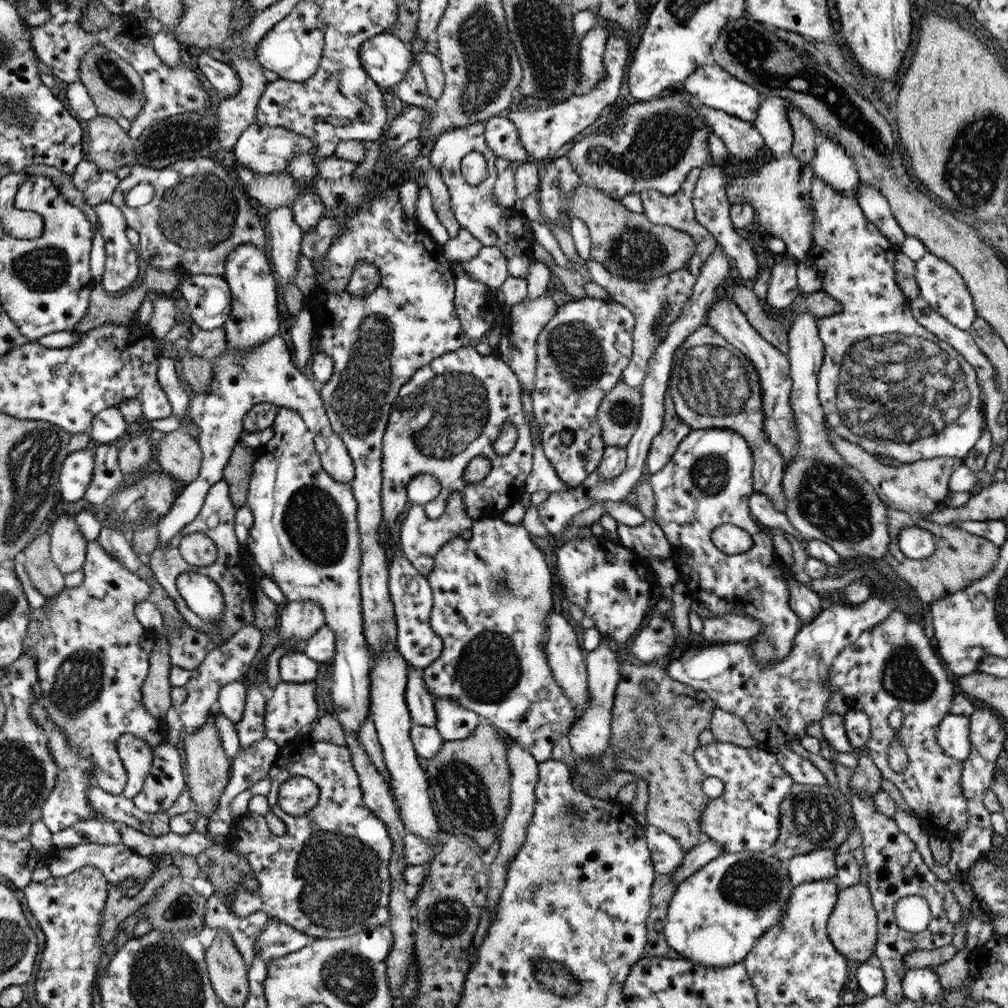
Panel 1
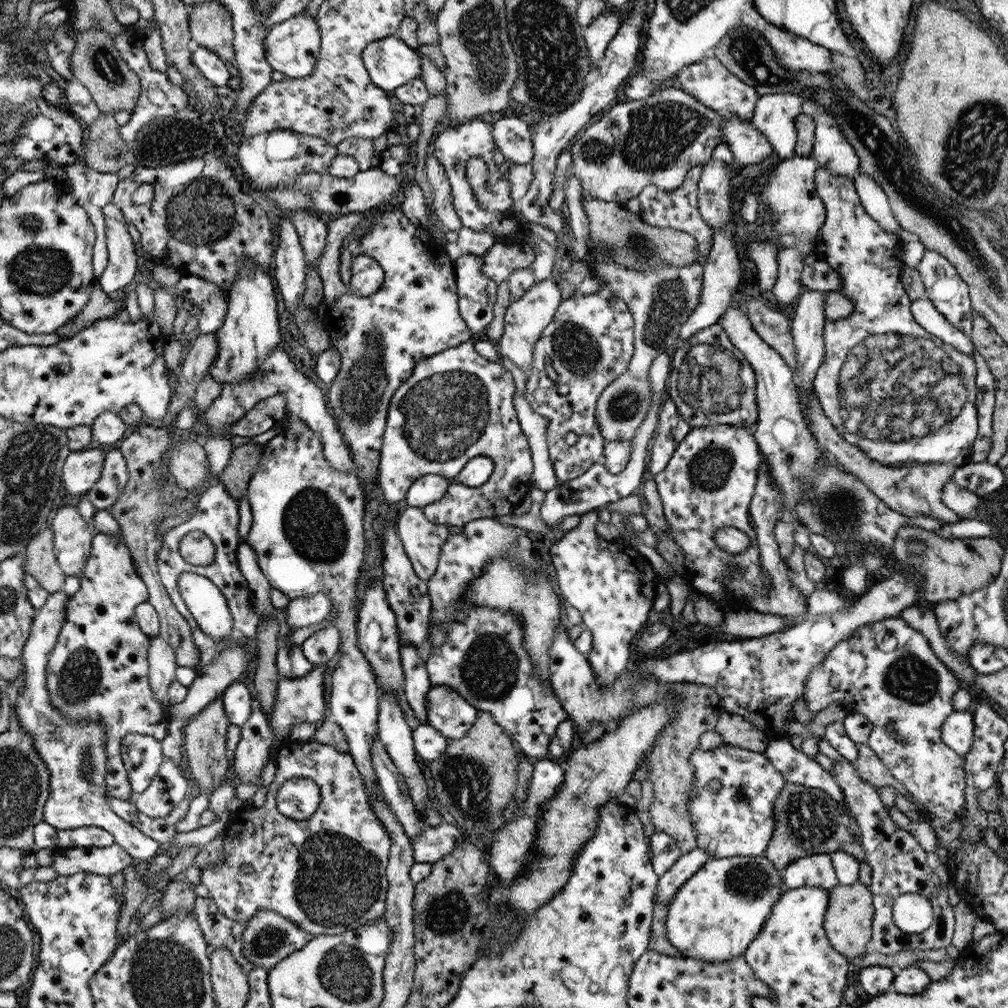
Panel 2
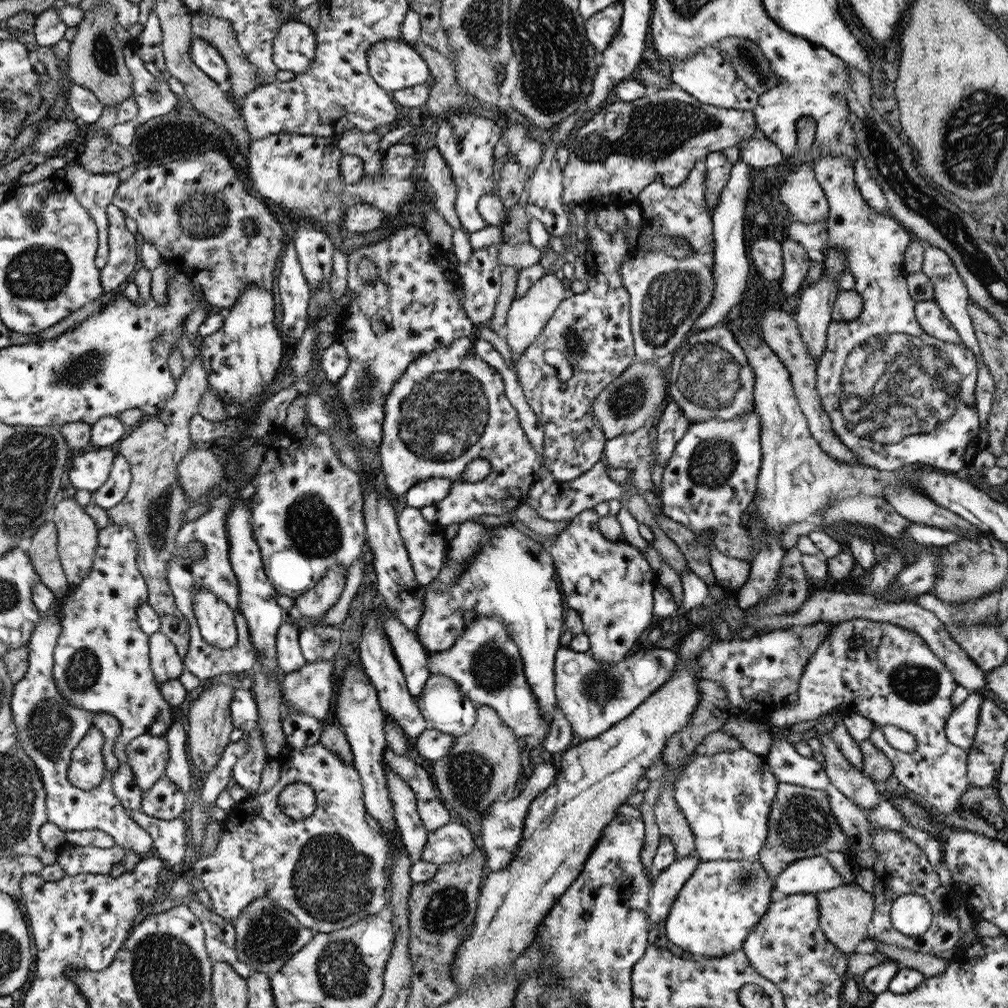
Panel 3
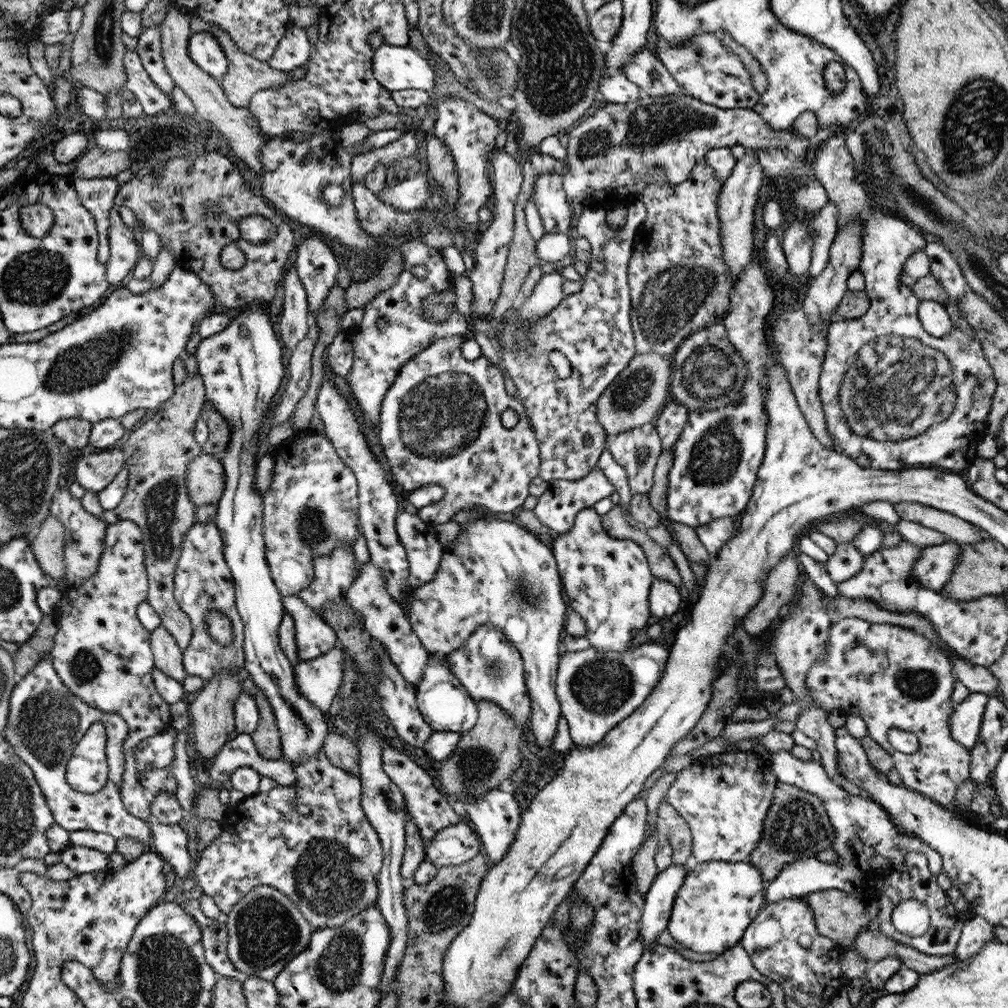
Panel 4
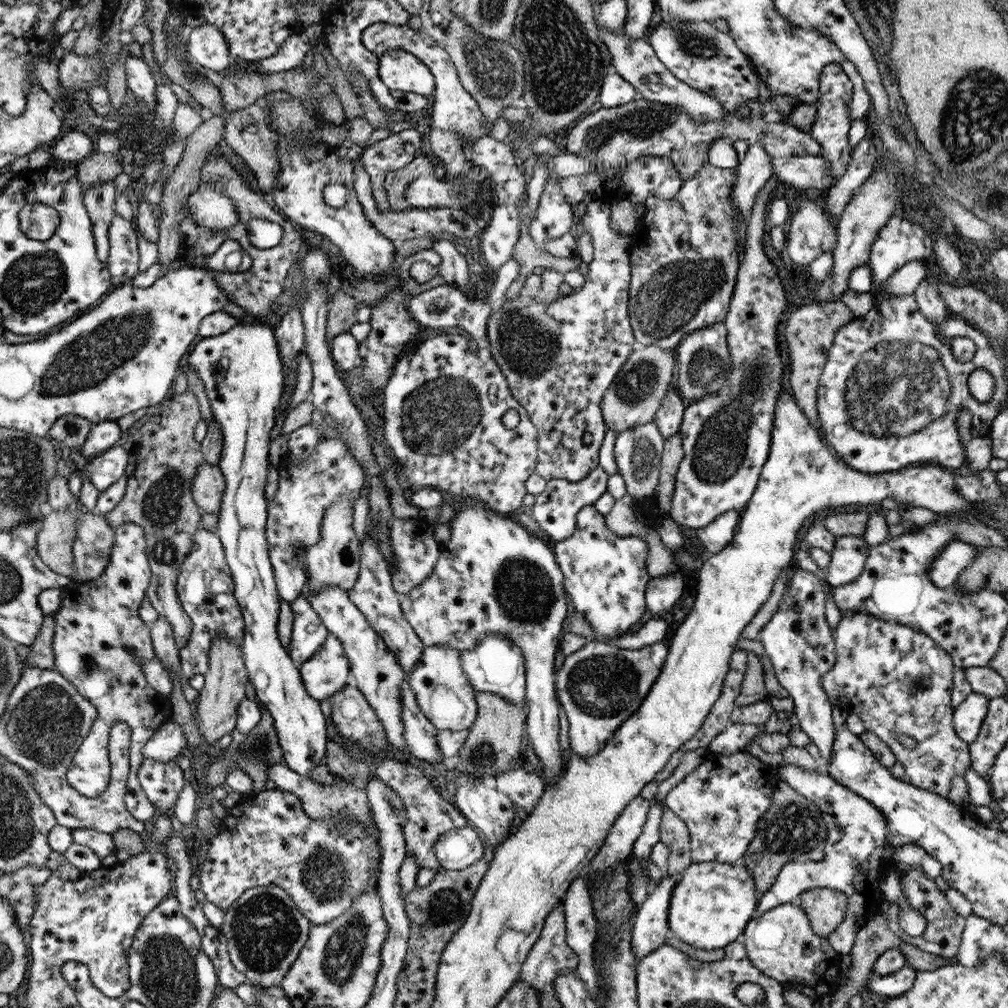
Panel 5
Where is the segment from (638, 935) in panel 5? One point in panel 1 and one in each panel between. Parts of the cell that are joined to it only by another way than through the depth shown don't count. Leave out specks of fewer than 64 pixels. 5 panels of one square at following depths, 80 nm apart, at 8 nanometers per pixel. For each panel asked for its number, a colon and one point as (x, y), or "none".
1: (704, 852)
2: (687, 865)
3: (665, 886)
4: (658, 901)

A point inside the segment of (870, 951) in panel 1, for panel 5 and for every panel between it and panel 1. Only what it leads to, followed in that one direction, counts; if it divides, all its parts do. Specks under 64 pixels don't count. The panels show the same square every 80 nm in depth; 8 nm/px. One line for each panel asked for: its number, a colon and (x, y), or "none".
2: (848, 919)
3: (845, 912)
4: (839, 916)
5: (825, 908)

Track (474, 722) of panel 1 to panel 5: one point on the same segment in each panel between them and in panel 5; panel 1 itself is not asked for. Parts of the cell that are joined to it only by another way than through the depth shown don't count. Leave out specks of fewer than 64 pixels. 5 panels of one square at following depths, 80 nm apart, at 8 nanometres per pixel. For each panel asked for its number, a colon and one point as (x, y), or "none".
2: (448, 712)
3: (444, 706)
4: (442, 700)
5: (443, 691)

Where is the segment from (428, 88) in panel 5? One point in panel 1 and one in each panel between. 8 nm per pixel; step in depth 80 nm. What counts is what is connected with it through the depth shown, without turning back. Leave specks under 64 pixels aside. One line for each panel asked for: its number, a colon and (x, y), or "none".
1: (387, 60)
2: (391, 63)
3: (394, 64)
4: (398, 68)

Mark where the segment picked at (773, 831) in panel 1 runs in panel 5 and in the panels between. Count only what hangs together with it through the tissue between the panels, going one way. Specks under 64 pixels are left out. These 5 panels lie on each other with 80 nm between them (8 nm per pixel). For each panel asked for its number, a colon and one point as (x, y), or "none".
2: (737, 820)
3: (726, 798)
4: (724, 799)
5: (720, 808)

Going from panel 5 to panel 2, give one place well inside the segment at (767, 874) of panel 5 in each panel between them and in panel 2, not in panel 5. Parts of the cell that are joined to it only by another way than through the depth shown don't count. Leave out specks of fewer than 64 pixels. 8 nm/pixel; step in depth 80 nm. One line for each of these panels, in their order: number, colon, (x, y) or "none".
2: (808, 821)
3: (801, 825)
4: (797, 826)

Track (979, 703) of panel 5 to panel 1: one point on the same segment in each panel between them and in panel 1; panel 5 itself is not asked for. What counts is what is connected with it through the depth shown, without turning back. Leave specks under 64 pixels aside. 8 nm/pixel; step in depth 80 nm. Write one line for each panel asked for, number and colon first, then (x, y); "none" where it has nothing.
1: (952, 734)
2: (957, 732)
3: (961, 727)
4: (965, 722)

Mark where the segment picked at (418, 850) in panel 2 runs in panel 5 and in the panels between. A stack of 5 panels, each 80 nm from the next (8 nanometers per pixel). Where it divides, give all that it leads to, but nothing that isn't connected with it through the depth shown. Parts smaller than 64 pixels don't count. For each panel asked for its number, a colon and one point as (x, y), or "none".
3: (450, 843)
4: (457, 844)
5: (458, 849)

